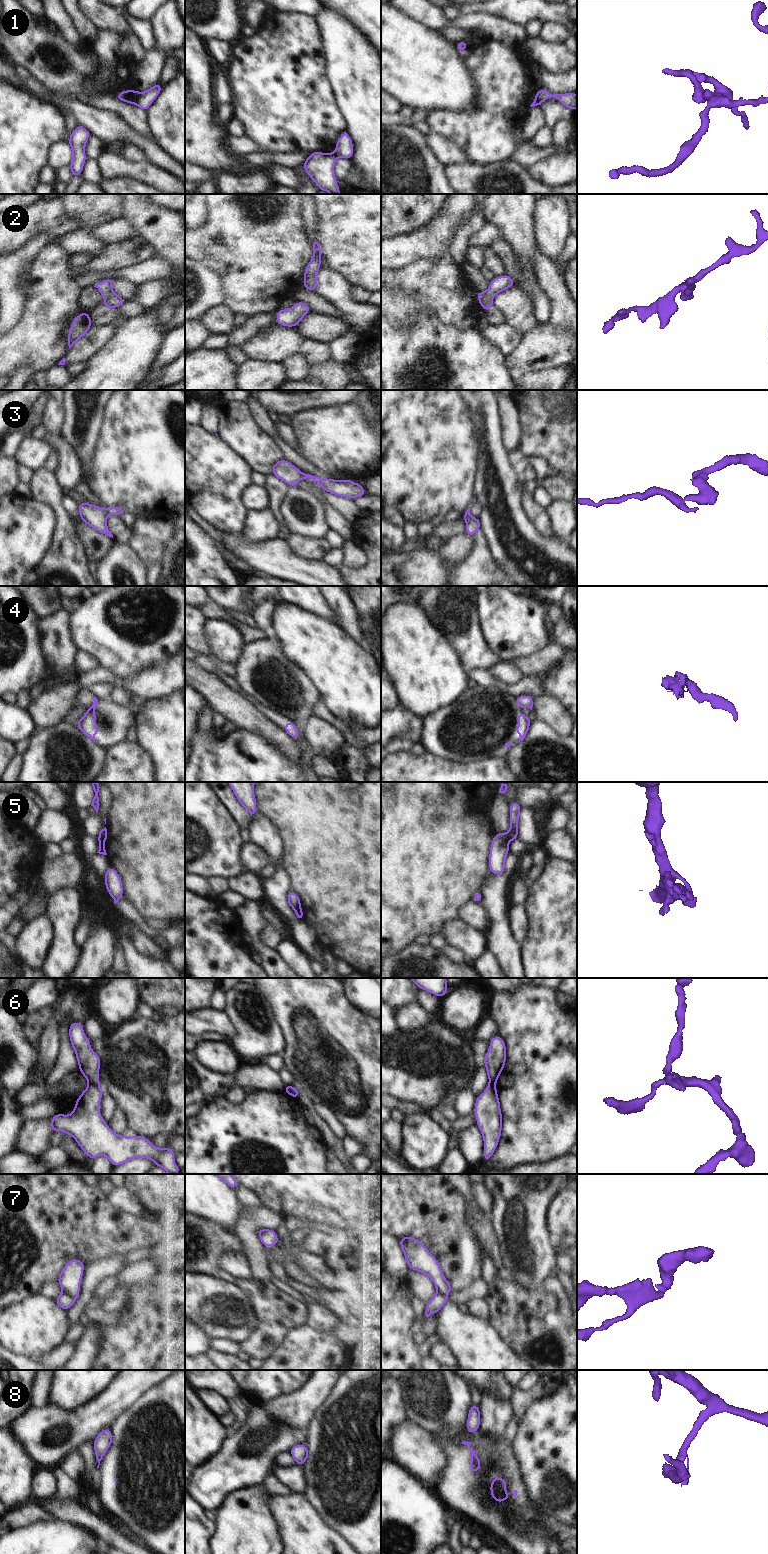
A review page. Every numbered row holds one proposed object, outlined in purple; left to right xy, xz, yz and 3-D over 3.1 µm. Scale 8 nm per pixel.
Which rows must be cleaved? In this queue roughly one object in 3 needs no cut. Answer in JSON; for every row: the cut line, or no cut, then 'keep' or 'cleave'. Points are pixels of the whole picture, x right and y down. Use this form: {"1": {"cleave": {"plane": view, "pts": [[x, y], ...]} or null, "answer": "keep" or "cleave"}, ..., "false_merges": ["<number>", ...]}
{"1": {"cleave": {"plane": "xy", "pts": [[139, 92], [134, 103]]}, "answer": "cleave"}, "2": {"cleave": null, "answer": "keep"}, "3": {"cleave": {"plane": "xy", "pts": [[104, 510], [106, 516]]}, "answer": "cleave"}, "4": {"cleave": {"plane": "yz", "pts": [[515, 699], [522, 707]]}, "answer": "cleave"}, "5": {"cleave": {"plane": "xy", "pts": [[97, 837], [104, 842]]}, "answer": "cleave"}, "6": {"cleave": {"plane": "xy", "pts": [[89, 1083], [98, 1086]]}, "answer": "cleave"}, "7": {"cleave": {"plane": "xy", "pts": [[62, 1291], [75, 1299]]}, "answer": "cleave"}, "8": {"cleave": {"plane": "xz", "pts": [[308, 1451], [306, 1458]]}, "answer": "cleave"}, "false_merges": ["1", "3", "4", "5", "6", "7", "8"]}

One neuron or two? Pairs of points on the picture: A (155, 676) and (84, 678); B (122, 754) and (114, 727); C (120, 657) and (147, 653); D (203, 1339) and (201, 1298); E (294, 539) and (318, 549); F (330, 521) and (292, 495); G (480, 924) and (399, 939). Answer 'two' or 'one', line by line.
A: one
B: two
C: one
D: two
E: one
F: two
G: two

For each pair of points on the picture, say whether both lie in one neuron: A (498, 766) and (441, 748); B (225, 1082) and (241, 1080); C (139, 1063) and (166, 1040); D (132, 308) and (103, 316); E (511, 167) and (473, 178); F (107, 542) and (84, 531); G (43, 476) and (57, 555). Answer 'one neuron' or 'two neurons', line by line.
A: two neurons
B: two neurons
C: one neuron
D: one neuron
E: one neuron
F: one neuron
G: one neuron

